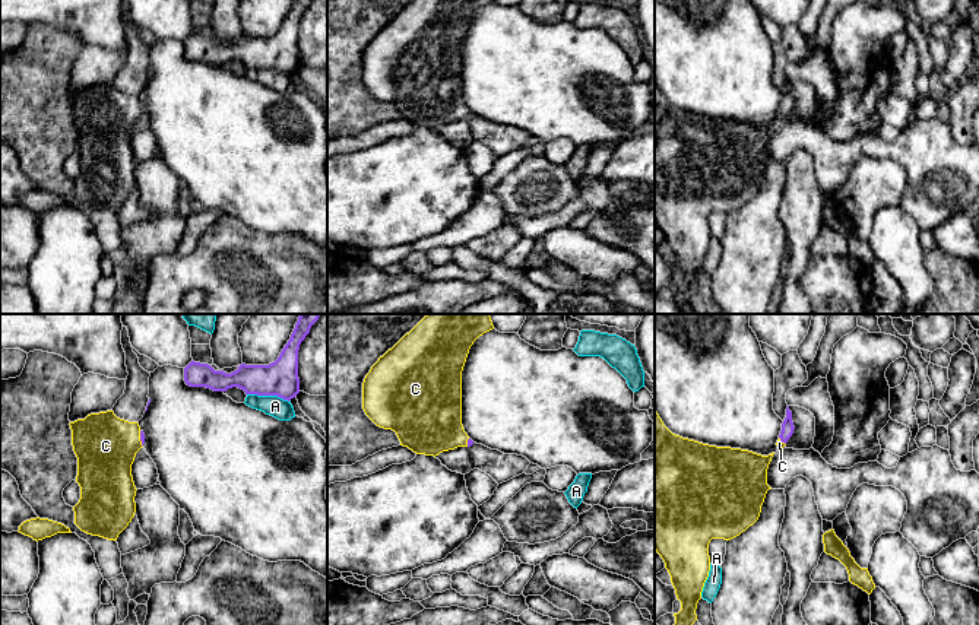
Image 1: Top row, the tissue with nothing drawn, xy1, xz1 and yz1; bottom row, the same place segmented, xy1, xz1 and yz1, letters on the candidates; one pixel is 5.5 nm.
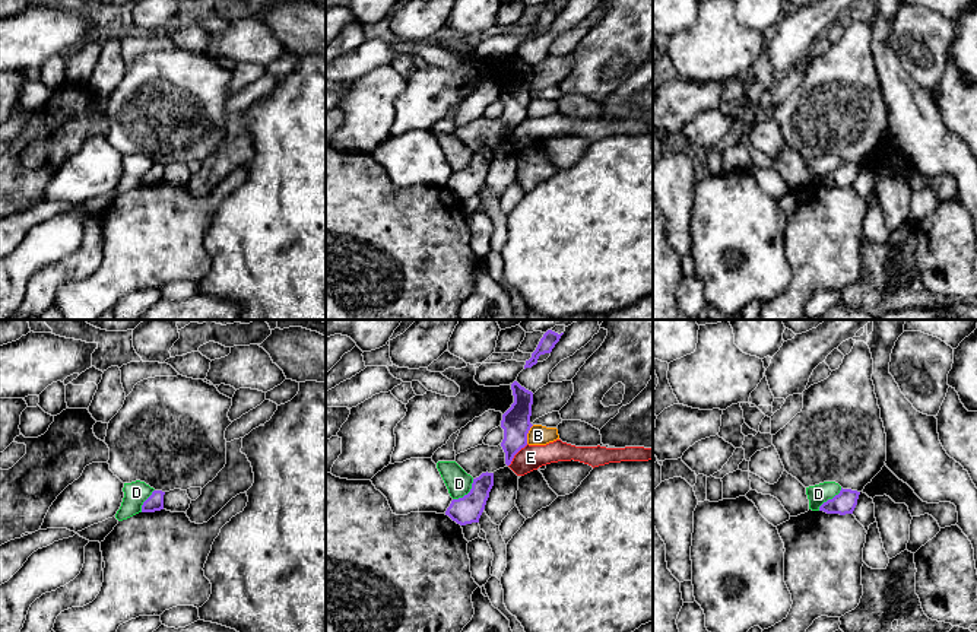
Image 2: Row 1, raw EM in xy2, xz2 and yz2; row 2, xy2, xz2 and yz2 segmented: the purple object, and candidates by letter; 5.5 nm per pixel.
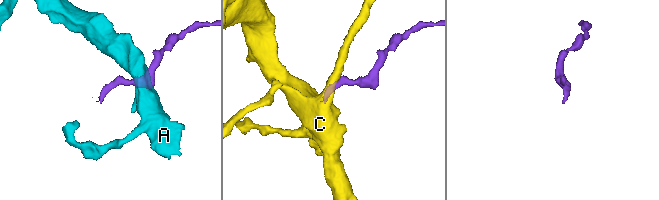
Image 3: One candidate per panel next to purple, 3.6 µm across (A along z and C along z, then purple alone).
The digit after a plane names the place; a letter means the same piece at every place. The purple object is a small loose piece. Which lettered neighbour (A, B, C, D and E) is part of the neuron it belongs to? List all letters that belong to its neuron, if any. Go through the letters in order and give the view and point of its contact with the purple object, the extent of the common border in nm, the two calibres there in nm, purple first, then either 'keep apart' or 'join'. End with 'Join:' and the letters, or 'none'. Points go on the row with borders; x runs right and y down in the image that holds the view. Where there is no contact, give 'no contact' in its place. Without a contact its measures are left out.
A: meets purple in xy1 at (268, 395); contact 240 nm long; 190 nm thick on the purple side, 120 nm on the other; keep apart
B: meets purple in xz2 at (527, 432); contact 110 nm long; 160 nm thick on the purple side, 110 nm on the other; keep apart
C: meets purple in xy1 at (141, 438); contact 90 nm long; 30 nm thick on the purple side, 340 nm on the other; join
D: meets purple in xz2 at (468, 494); contact 170 nm long; 150 nm thick on the purple side, 140 nm on the other; keep apart
E: meets purple in xz2 at (516, 453); contact 170 nm long; 160 nm thick on the purple side, 140 nm on the other; keep apart
Join: C

